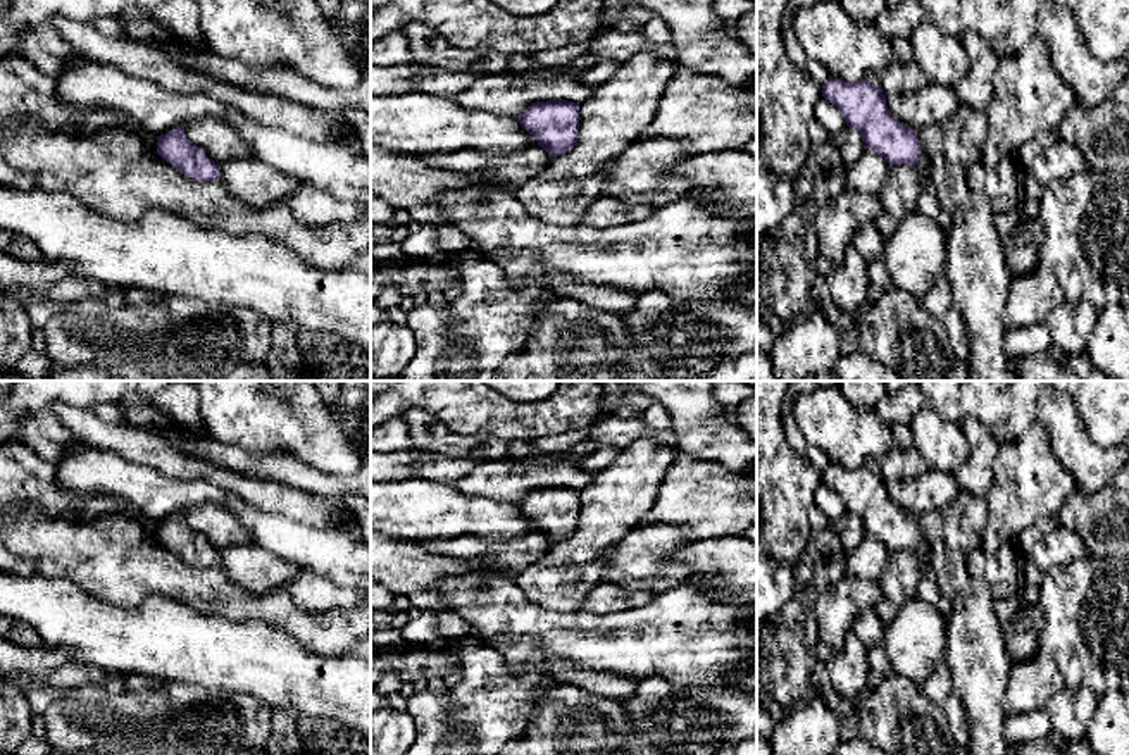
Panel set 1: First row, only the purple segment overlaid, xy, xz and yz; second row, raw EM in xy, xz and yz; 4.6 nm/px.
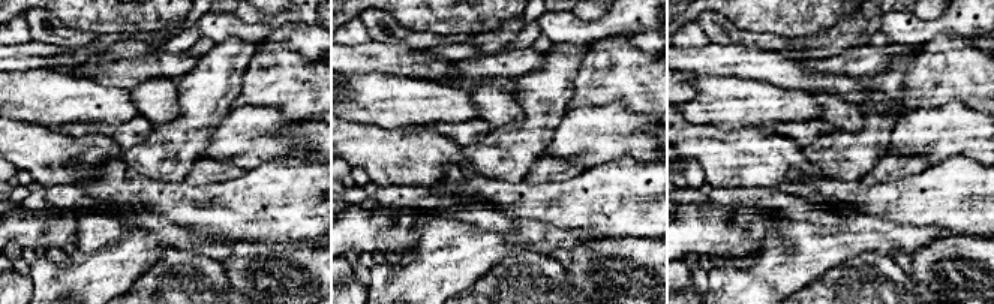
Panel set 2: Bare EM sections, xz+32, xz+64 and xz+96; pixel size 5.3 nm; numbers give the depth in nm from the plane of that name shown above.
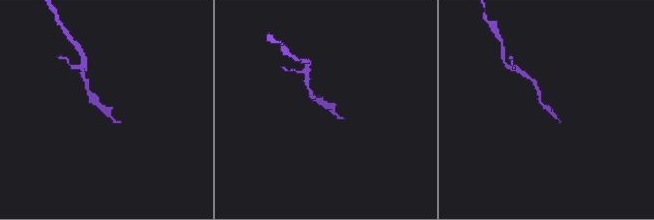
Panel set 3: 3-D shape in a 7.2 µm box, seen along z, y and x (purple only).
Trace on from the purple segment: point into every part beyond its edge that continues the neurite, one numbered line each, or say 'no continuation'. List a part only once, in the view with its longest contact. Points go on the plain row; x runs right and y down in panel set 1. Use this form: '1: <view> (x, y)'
no continuation

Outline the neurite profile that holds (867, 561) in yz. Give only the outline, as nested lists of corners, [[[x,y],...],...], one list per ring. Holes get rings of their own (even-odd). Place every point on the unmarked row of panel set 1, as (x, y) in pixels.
[[[865,534],[860,545],[846,555],[845,572],[857,579],[879,581],[889,558],[889,550],[870,534]]]

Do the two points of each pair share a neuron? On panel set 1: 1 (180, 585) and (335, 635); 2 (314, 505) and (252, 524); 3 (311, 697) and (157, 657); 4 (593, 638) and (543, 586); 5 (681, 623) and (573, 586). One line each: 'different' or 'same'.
1: same
2: different
3: same
4: different
5: different

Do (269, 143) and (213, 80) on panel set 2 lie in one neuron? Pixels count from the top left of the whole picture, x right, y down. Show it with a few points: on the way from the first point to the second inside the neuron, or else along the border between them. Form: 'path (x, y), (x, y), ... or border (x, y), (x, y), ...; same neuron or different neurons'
border (231, 108), (213, 131); different neurons

